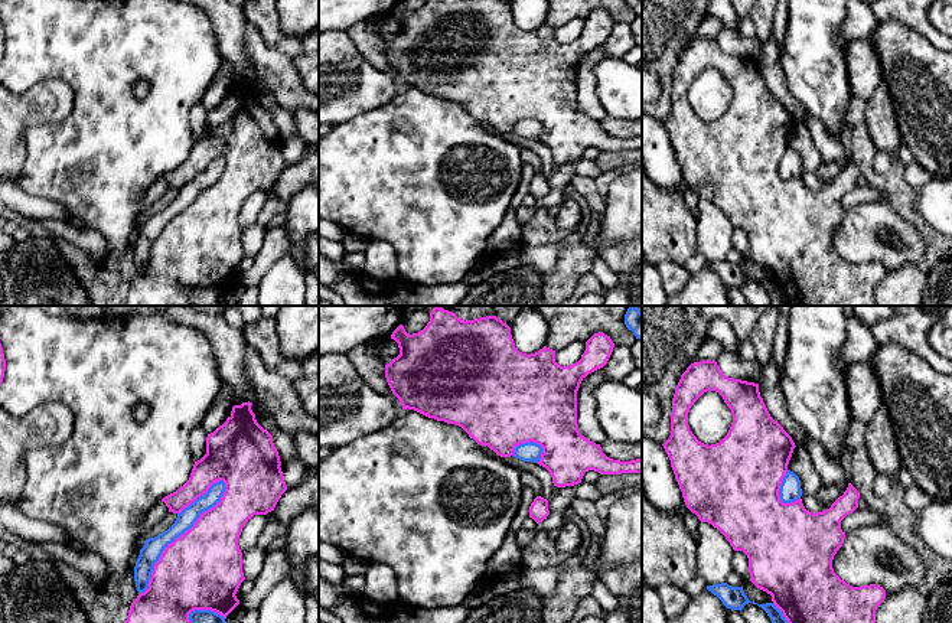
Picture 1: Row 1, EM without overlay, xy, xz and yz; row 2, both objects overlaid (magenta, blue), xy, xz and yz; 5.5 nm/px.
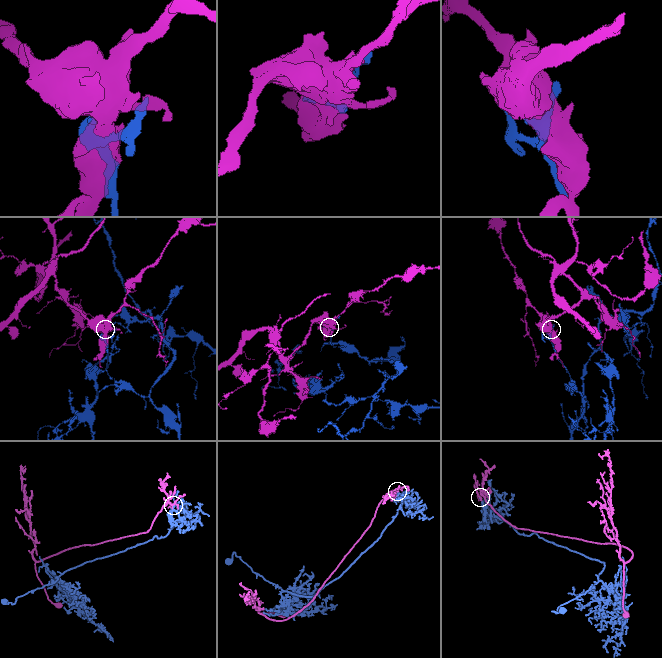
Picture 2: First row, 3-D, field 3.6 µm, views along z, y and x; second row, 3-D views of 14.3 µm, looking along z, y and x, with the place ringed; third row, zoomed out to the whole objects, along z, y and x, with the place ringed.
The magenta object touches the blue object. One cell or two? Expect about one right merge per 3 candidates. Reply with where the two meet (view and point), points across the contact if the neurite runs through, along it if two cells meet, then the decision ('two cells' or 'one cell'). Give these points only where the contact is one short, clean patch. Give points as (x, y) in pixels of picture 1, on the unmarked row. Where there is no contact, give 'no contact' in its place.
contact xy (181, 212); two cells

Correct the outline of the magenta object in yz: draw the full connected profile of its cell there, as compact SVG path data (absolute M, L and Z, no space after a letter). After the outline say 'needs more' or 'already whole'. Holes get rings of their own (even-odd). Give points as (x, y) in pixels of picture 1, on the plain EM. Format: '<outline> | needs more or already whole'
M715 37L691 40L676 62L672 75L671 112L662 123L671 137L687 185L701 199L717 205L734 228L743 228L747 232L750 258L772 273L789 306L876 306L876 287L884 278L886 267L876 261L852 264L832 245L834 232L845 215L841 198L858 185L860 170L848 160L844 172L829 186L816 190L806 187L802 176L790 180L780 177L780 162L796 123L783 104L770 94L760 74L759 61L726 53ZM707 68L718 69L733 92L727 112L711 123L698 118L688 102L689 85Z | already whole

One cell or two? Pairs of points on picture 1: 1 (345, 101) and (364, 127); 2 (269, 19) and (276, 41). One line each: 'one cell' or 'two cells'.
1: two cells
2: one cell

